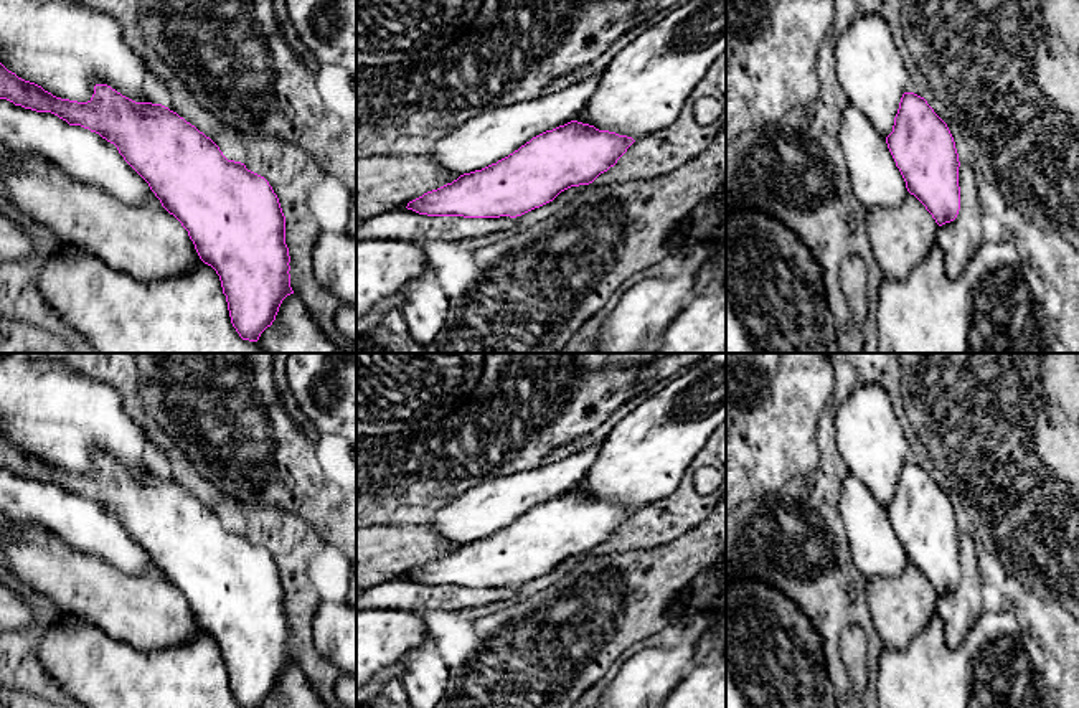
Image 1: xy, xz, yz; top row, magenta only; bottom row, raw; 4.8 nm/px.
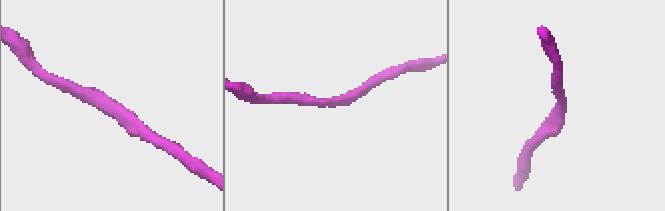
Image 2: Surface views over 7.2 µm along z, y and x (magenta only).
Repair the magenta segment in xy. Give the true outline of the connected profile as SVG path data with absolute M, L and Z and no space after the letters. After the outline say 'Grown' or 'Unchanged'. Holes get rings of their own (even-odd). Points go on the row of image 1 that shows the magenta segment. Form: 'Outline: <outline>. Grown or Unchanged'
Outline: M0 63L0 145L12 152L38 153L68 177L104 188L125 203L162 205L188 231L200 259L219 276L231 323L243 340L257 342L276 320L282 300L294 294L285 216L269 182L244 163L228 160L210 137L168 107L135 102L107 84L96 84L87 102L61 99Z. Grown

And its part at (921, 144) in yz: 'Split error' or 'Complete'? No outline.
Split error

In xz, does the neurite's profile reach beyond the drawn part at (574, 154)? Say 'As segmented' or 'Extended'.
Extended

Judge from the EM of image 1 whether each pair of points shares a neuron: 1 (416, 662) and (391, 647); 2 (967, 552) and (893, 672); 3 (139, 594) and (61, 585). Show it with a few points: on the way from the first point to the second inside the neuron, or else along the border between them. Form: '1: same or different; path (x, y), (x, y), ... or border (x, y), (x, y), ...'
1: different; border (428, 632), (403, 660)
2: different; border (934, 614), (952, 647), (975, 623)
3: same; path (119, 594), (103, 594), (81, 585)

